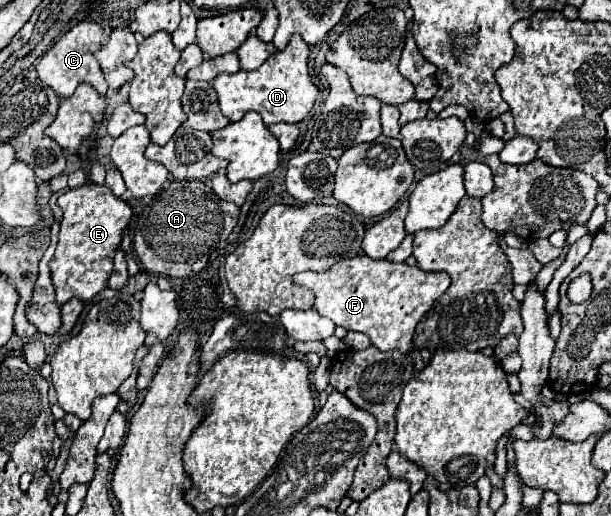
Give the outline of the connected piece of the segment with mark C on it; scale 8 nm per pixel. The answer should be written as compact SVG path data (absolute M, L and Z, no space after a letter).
M80 21L76 23L70 31L66 31L38 61L36 71L38 77L50 85L60 97L68 97L74 93L78 83L92 83L94 89L100 95L106 95L108 91L108 83L104 81L104 75L100 71L100 65L94 57L94 51L98 51L100 47L104 47L108 43L108 33L94 21Z

